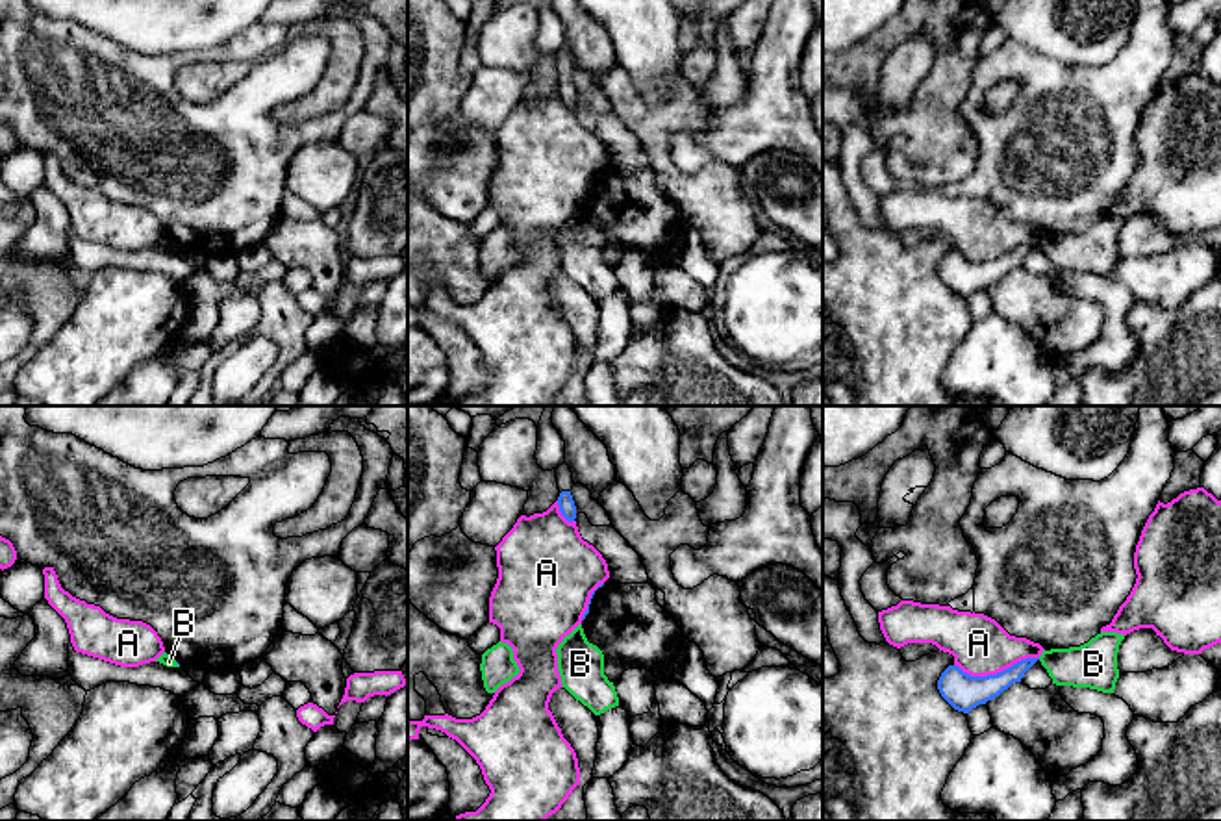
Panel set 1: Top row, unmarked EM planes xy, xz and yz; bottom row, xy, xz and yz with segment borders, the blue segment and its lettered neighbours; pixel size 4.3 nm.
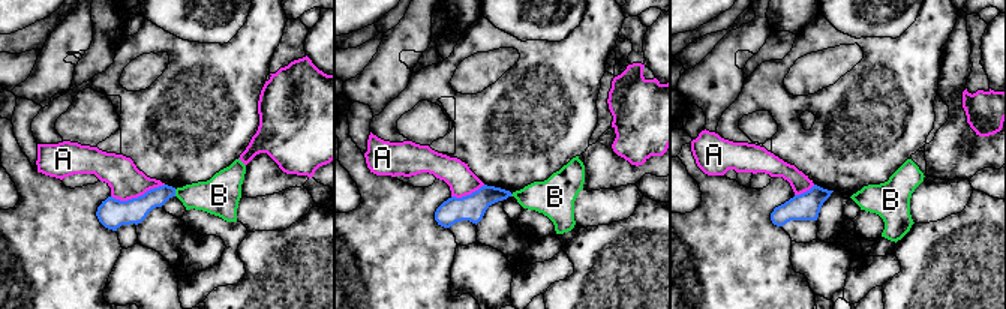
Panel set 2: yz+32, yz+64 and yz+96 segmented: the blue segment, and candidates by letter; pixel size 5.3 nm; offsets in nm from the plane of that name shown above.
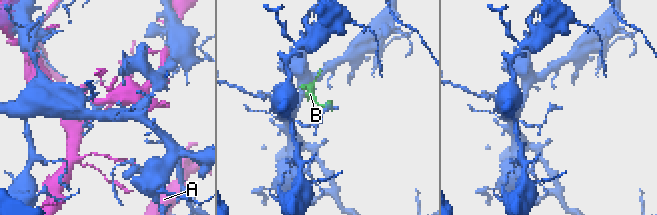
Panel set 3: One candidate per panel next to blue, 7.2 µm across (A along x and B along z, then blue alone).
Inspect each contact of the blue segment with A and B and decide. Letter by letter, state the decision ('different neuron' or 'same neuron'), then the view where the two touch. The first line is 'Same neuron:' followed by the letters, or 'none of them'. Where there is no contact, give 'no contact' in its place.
Same neuron: none of them
A: different neuron; meets blue in yz
B: different neuron; no contact

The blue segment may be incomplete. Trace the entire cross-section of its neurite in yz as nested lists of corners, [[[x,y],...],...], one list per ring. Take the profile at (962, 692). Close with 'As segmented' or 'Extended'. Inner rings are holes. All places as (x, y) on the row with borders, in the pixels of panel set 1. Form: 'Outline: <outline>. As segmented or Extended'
Outline: [[[1026,658],[997,675],[988,676],[971,676],[958,665],[949,665],[938,680],[938,689],[954,710],[969,714],[978,704],[986,704],[999,697],[1013,682],[1021,682],[1023,675],[1038,660],[1039,658]]]. As segmented

